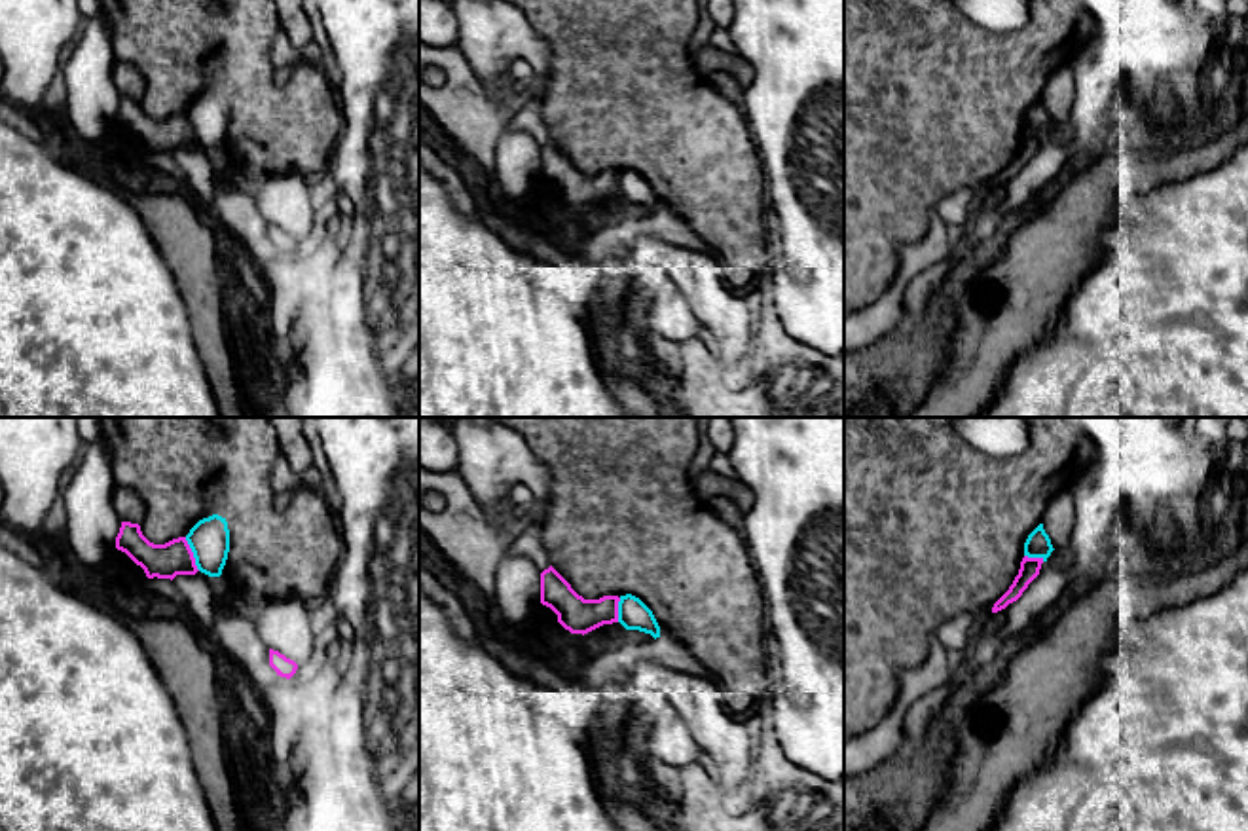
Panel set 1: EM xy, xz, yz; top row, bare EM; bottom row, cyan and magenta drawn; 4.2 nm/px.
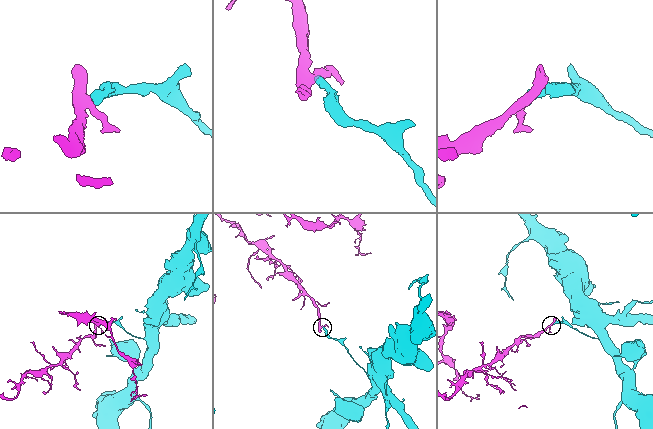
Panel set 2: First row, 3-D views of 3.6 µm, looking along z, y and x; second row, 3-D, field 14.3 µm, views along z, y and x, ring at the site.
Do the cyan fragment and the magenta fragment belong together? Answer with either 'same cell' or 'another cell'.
another cell

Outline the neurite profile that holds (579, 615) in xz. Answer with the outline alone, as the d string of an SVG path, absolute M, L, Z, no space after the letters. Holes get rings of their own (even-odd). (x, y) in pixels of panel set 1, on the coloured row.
M550 565L541 573L541 603L558 615L558 622L571 634L588 634L603 624L618 622L618 596L584 600Z

